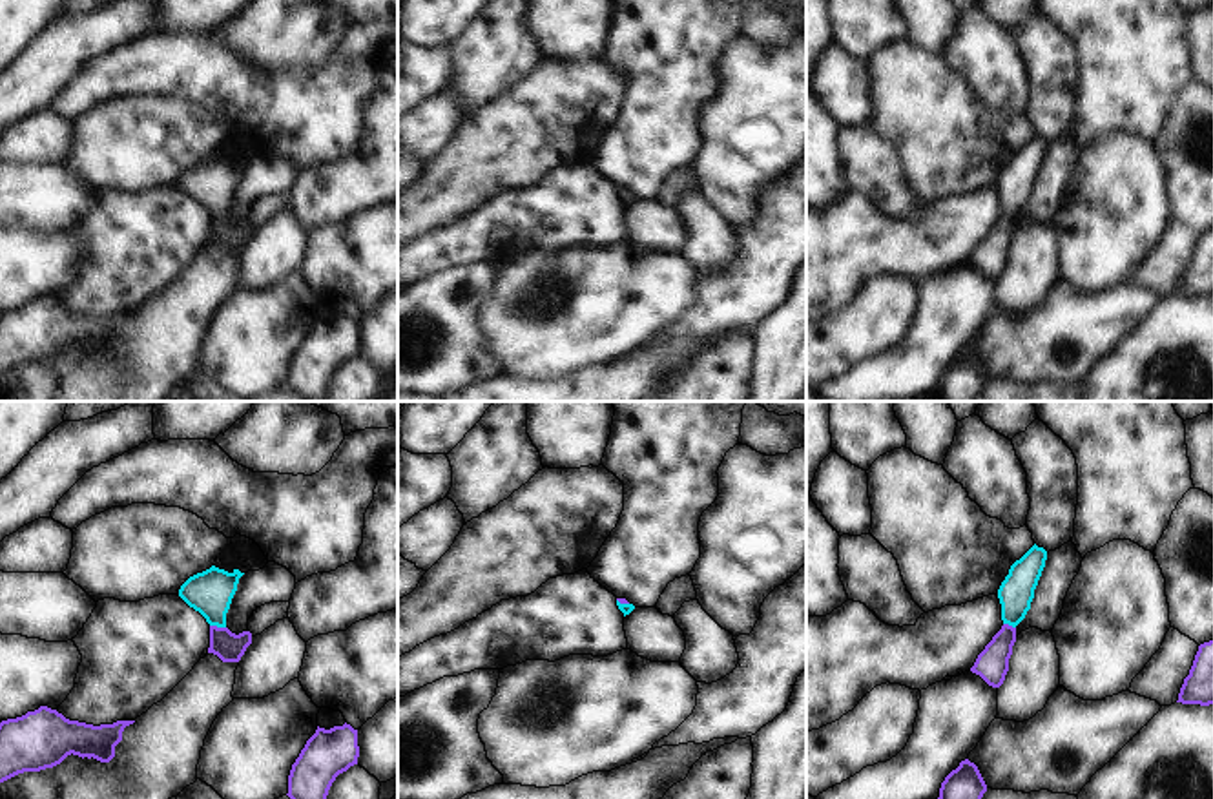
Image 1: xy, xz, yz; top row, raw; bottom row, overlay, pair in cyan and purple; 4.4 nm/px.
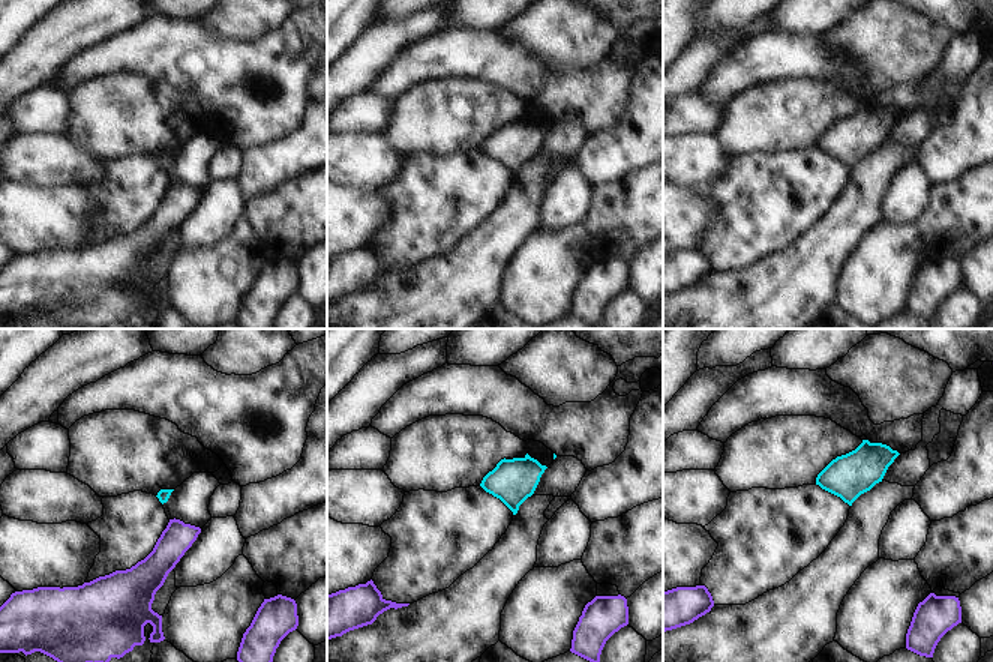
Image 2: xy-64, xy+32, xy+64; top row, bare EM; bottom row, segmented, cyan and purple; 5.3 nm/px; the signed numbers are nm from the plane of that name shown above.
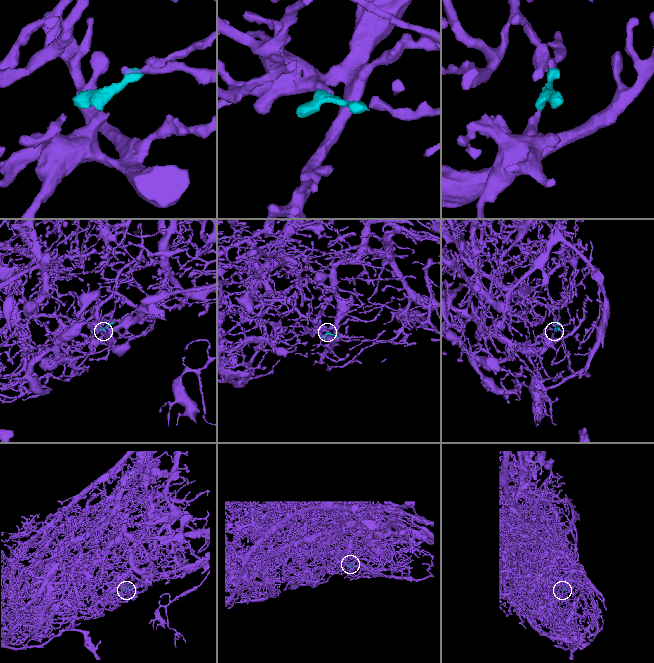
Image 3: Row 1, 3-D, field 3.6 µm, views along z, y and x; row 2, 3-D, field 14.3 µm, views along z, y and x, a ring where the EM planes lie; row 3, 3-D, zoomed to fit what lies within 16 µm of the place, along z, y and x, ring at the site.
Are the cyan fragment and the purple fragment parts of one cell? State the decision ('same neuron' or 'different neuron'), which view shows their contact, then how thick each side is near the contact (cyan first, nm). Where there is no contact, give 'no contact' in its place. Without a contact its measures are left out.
same neuron; contact in xy; calibres 200 and 130 nm

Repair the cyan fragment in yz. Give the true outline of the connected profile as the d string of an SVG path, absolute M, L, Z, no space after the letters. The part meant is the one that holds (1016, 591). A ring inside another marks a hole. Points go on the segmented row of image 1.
M1036 544L1016 560L998 589L1001 604L1001 629L978 655L972 673L980 675L989 686L1000 688L1009 671L1009 659L1016 642L1016 626L1025 618L1034 598L1034 589L1045 567L1047 551Z

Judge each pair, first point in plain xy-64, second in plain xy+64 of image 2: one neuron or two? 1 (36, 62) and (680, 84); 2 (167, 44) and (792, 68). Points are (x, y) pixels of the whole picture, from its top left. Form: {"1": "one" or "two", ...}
{"1": "one", "2": "one"}

